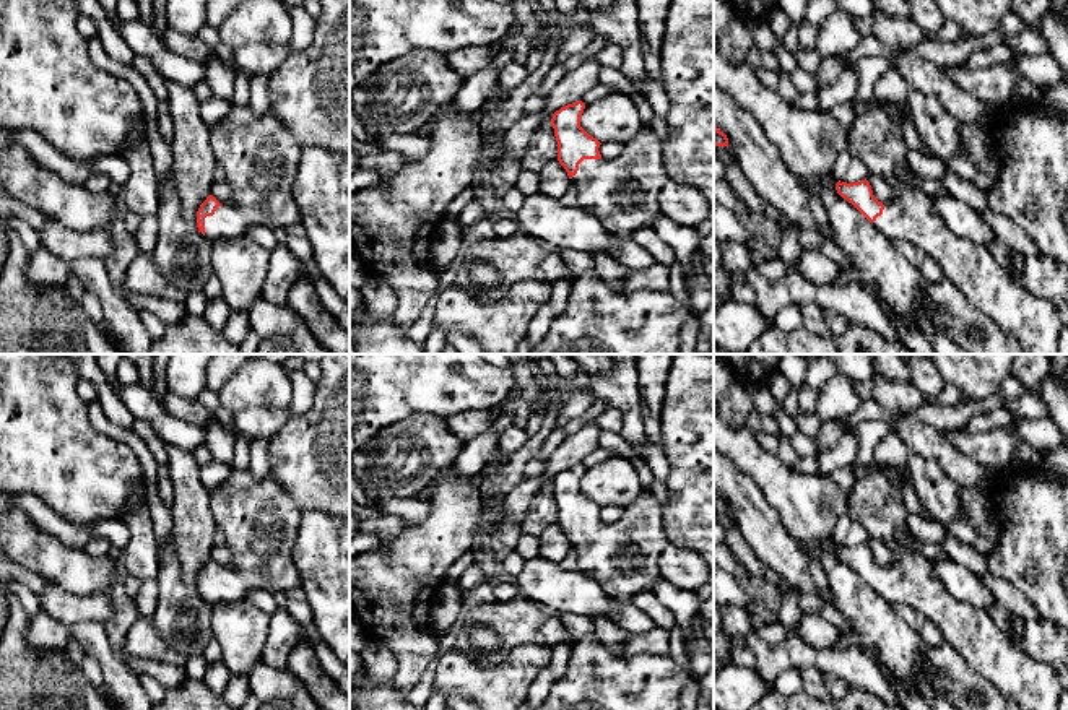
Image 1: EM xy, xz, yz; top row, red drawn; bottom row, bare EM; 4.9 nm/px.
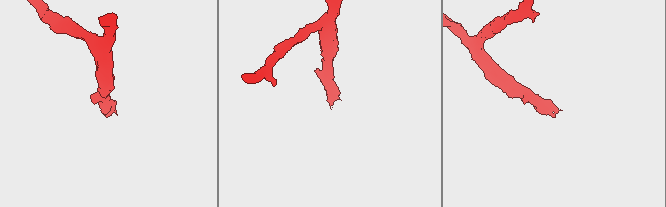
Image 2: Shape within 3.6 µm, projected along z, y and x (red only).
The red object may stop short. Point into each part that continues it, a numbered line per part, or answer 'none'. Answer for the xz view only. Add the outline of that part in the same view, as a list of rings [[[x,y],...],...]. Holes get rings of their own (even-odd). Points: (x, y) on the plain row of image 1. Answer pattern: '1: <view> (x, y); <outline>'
1: xz (621, 556); [[[640,492],[618,522],[584,523],[571,543],[577,570],[593,578],[610,598],[632,603],[658,582],[658,556],[668,544],[662,507],[652,492]]]

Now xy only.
1: xy (260, 522); [[[231,470],[229,479],[210,494],[210,509],[234,557],[231,569],[221,569],[213,580],[205,582],[205,600],[210,604],[245,600],[252,588],[275,593],[301,585],[293,559],[301,512],[271,474],[255,479],[249,470]]]

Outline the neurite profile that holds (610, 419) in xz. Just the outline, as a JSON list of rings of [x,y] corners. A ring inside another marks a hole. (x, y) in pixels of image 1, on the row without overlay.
[[[610,406],[595,419],[597,426],[606,432],[621,432],[623,429],[623,414],[618,408]]]

